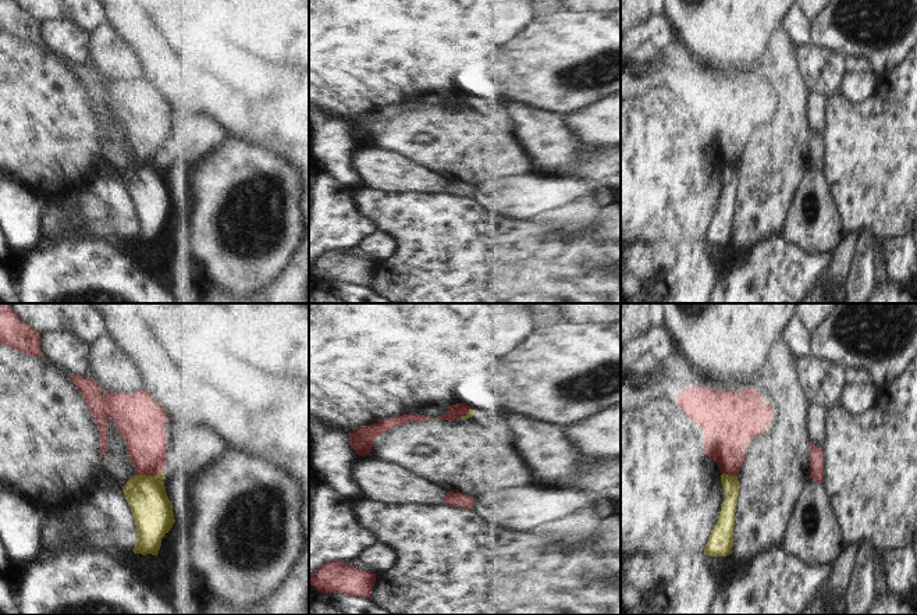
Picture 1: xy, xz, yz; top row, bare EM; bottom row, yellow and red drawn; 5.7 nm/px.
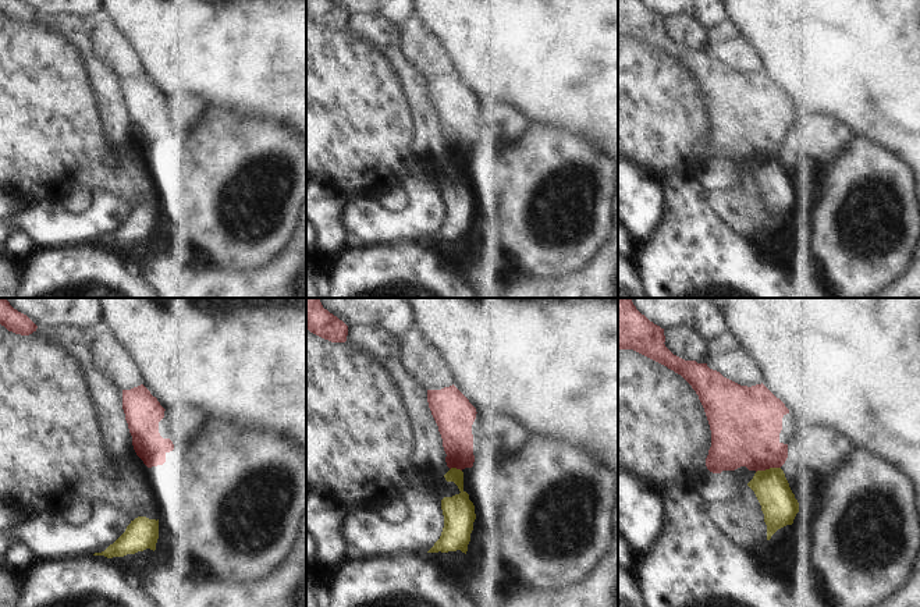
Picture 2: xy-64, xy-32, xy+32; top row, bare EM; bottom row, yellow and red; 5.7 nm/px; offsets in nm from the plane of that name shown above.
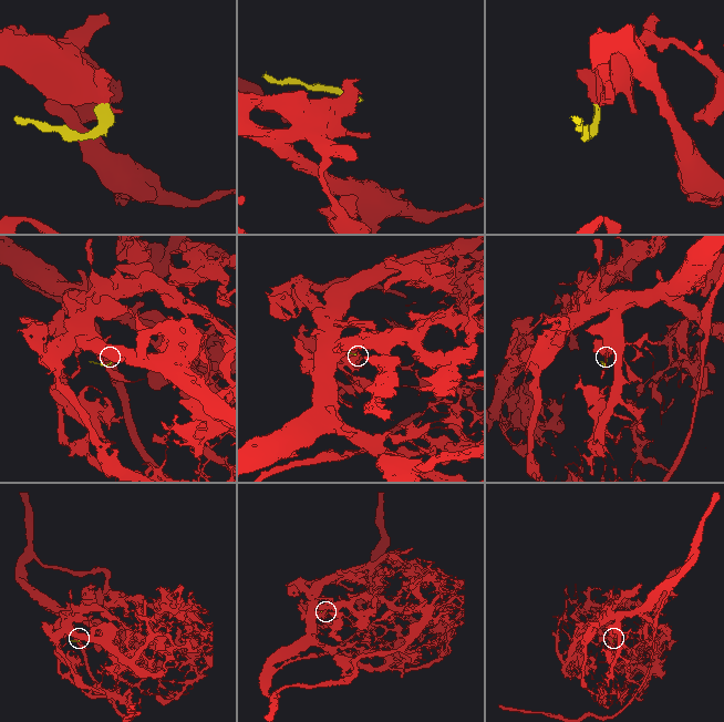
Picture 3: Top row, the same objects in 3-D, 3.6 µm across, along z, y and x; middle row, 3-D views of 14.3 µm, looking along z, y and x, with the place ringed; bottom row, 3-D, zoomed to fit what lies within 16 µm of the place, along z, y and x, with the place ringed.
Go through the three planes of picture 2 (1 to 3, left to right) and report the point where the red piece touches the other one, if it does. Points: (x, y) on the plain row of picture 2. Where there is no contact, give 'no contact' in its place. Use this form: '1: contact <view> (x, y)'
1: no contact
2: contact xy-32 (455, 156)
3: contact xy+32 (767, 158)

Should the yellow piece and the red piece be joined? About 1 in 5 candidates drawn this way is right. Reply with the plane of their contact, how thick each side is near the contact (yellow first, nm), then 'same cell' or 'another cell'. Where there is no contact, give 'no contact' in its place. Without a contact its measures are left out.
xy | 240/240 nm | another cell

